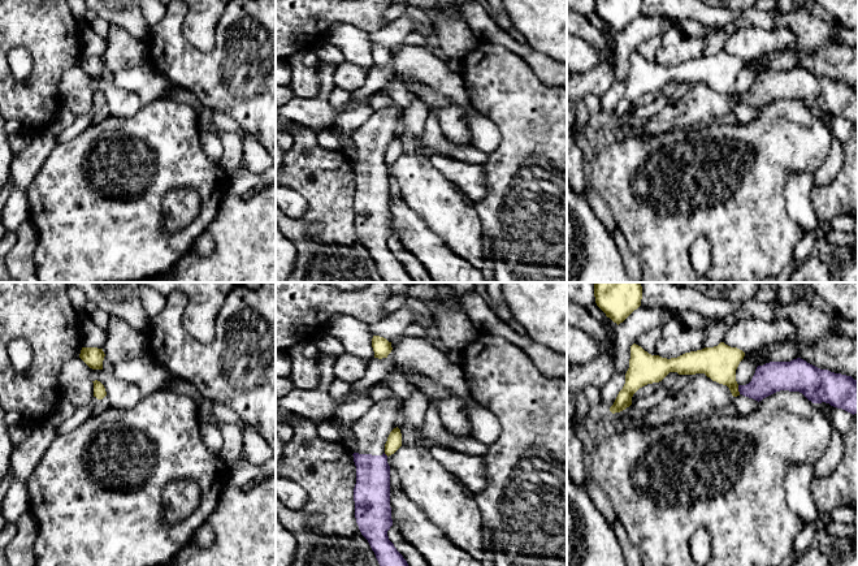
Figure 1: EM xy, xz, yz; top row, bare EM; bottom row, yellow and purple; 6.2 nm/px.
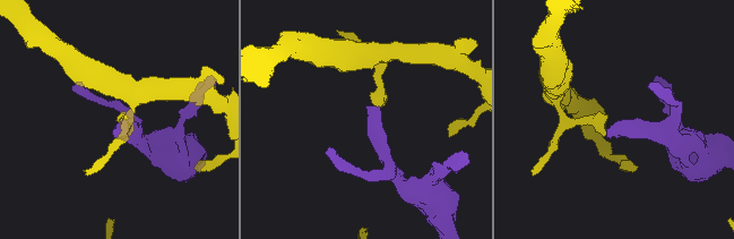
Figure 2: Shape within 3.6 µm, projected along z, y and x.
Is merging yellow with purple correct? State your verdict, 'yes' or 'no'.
no

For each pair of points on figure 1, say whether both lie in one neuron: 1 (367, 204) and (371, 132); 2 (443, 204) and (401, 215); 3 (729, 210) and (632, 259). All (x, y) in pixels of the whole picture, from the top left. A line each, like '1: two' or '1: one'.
1: one
2: two
3: two

